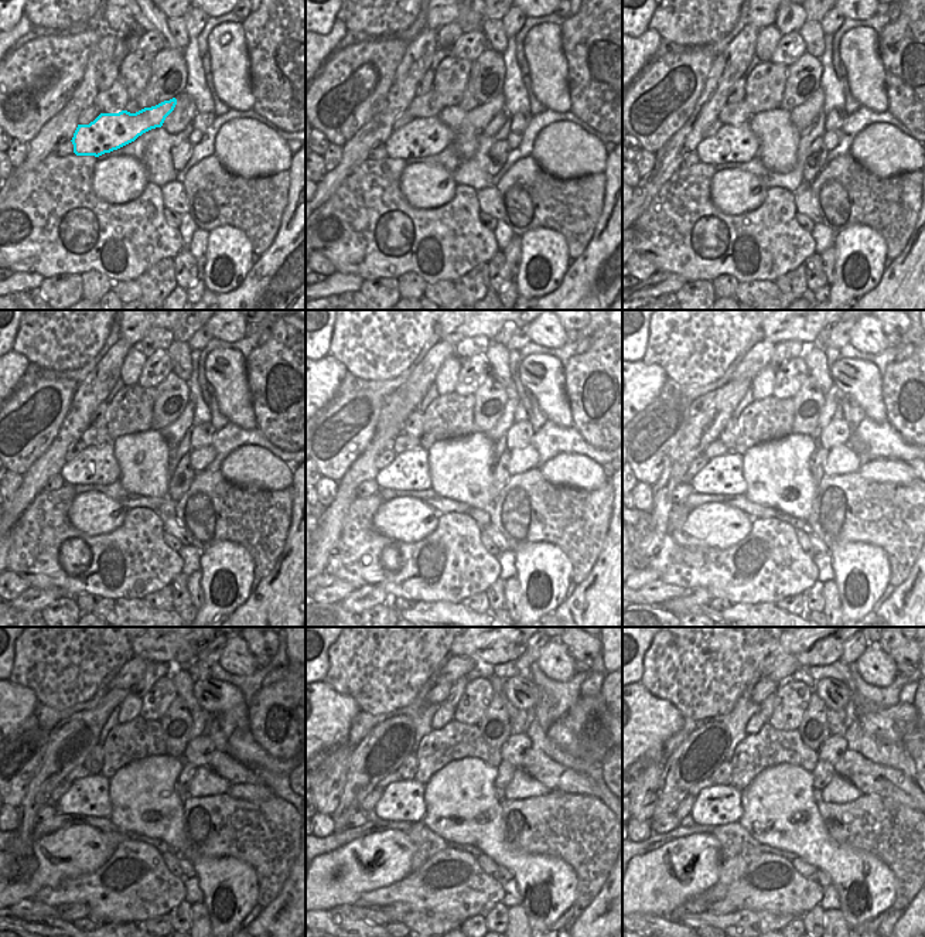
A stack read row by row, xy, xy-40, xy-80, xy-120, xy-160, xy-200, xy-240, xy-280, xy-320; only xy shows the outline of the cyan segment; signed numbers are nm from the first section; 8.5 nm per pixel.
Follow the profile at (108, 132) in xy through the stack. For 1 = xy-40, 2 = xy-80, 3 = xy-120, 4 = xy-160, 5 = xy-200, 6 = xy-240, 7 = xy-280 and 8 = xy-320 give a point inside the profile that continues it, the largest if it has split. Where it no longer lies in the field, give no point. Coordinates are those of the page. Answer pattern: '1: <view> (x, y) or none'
1: xy-40 (423, 136)
2: xy-80 (733, 143)
3: xy-120 (96, 464)
4: xy-160 (409, 472)
5: xy-200 (722, 476)
6: xy-240 (89, 796)
7: xy-280 (403, 800)
8: xy-320 (714, 806)

